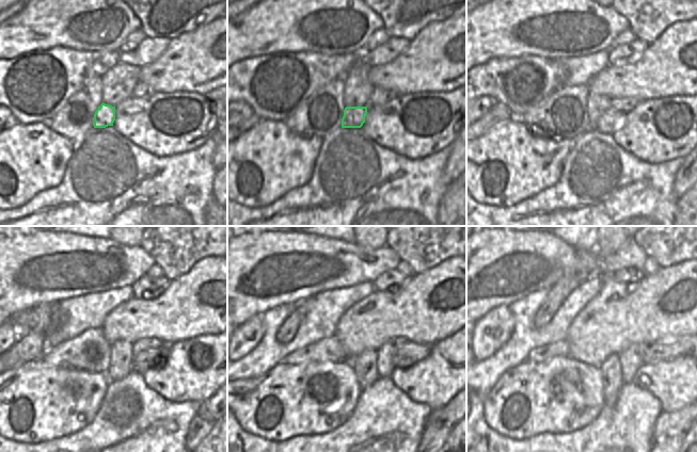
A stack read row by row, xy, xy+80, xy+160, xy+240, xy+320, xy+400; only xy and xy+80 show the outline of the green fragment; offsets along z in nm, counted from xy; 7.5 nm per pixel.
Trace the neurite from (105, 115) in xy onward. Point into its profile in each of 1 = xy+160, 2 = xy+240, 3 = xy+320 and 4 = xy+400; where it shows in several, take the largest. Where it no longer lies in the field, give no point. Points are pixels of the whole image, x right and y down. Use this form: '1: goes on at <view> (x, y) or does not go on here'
1: goes on at xy+160 (612, 120)
2: goes on at xy+240 (147, 358)
3: goes on at xy+320 (410, 353)
4: goes on at xy+400 (671, 349)

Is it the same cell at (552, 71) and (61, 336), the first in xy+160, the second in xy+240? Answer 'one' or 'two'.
two

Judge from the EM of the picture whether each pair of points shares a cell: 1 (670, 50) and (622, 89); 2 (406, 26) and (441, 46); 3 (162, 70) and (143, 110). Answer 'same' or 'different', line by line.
1: same
2: different
3: different

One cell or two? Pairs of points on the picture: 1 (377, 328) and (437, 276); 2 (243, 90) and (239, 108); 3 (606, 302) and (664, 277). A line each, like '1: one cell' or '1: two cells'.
1: one cell
2: two cells
3: one cell

